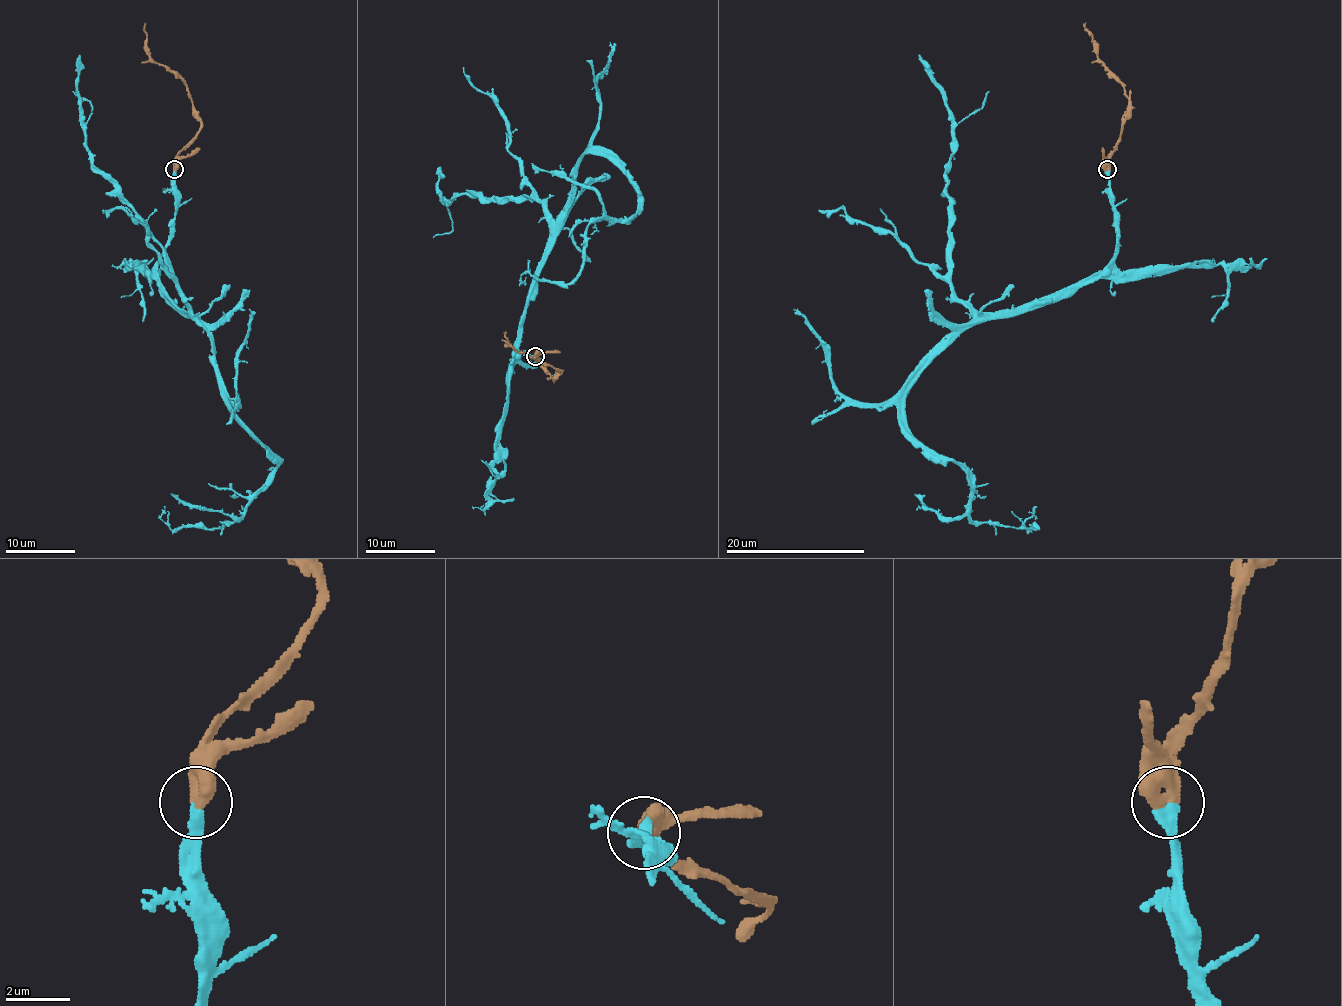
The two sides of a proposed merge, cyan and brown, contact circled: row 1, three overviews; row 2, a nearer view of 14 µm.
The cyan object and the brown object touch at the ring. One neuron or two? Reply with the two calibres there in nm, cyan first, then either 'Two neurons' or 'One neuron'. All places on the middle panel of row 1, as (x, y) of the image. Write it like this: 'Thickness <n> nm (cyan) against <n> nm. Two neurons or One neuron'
Thickness 400 nm (cyan) against 500 nm. One neuron

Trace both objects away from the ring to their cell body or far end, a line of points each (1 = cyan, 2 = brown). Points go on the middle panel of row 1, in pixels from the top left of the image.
1: (534, 355), (517, 350), (550, 227), (581, 157), (602, 152), (638, 208), (591, 222), (569, 282), (524, 284)
2: (534, 355), (562, 371), (551, 376), (536, 361), (506, 342), (506, 331)

